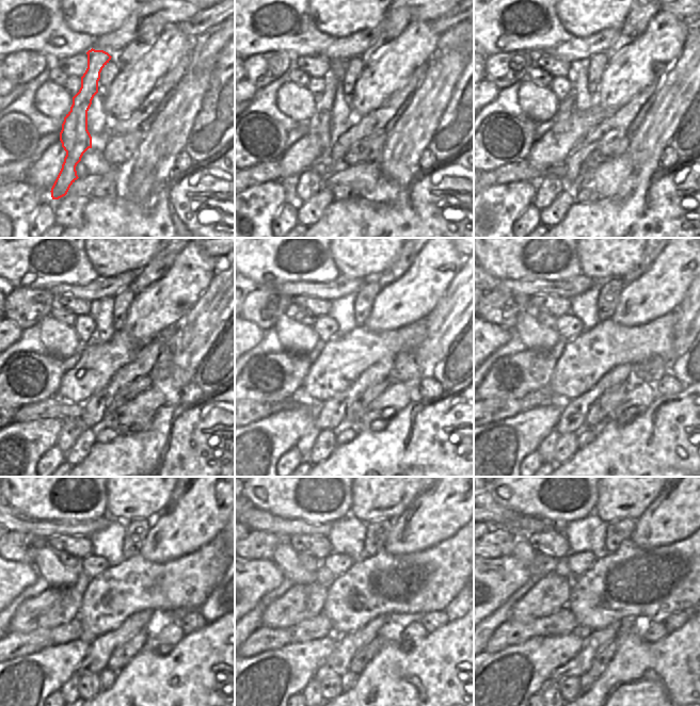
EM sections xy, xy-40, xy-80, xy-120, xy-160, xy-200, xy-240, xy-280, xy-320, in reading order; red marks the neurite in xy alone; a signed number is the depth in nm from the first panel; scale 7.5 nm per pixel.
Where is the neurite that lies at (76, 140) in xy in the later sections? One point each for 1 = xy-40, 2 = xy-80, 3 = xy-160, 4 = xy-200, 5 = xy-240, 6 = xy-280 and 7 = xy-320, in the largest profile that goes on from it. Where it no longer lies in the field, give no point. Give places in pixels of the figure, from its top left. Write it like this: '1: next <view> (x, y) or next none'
1: next xy-40 (319, 125)
2: next xy-80 (547, 188)
3: next xy-160 (306, 442)
4: next xy-200 (546, 449)
5: next xy-240 (69, 691)
6: next xy-280 (312, 692)
7: next xy-320 (551, 693)

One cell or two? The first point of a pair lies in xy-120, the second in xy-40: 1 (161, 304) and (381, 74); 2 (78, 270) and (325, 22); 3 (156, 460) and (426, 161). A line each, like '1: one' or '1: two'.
1: one
2: two
3: two

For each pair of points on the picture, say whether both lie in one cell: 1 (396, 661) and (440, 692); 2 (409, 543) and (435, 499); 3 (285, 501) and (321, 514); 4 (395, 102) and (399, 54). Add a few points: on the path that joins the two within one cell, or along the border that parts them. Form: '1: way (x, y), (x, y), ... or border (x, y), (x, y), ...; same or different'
1: way (407, 672), (417, 674), (429, 686); same
2: way (413, 532), (435, 510); same
3: way (293, 501), (307, 512), (313, 513); same
4: border (412, 73), (409, 80), (377, 108); different

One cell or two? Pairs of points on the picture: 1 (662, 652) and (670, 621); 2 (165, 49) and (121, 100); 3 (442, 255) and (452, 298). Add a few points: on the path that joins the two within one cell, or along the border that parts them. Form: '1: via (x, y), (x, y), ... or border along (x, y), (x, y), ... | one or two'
1: border along (688, 618), (677, 629), (668, 634) | two
2: via (156, 62), (130, 87) | one
3: border along (462, 263), (435, 305) | two

